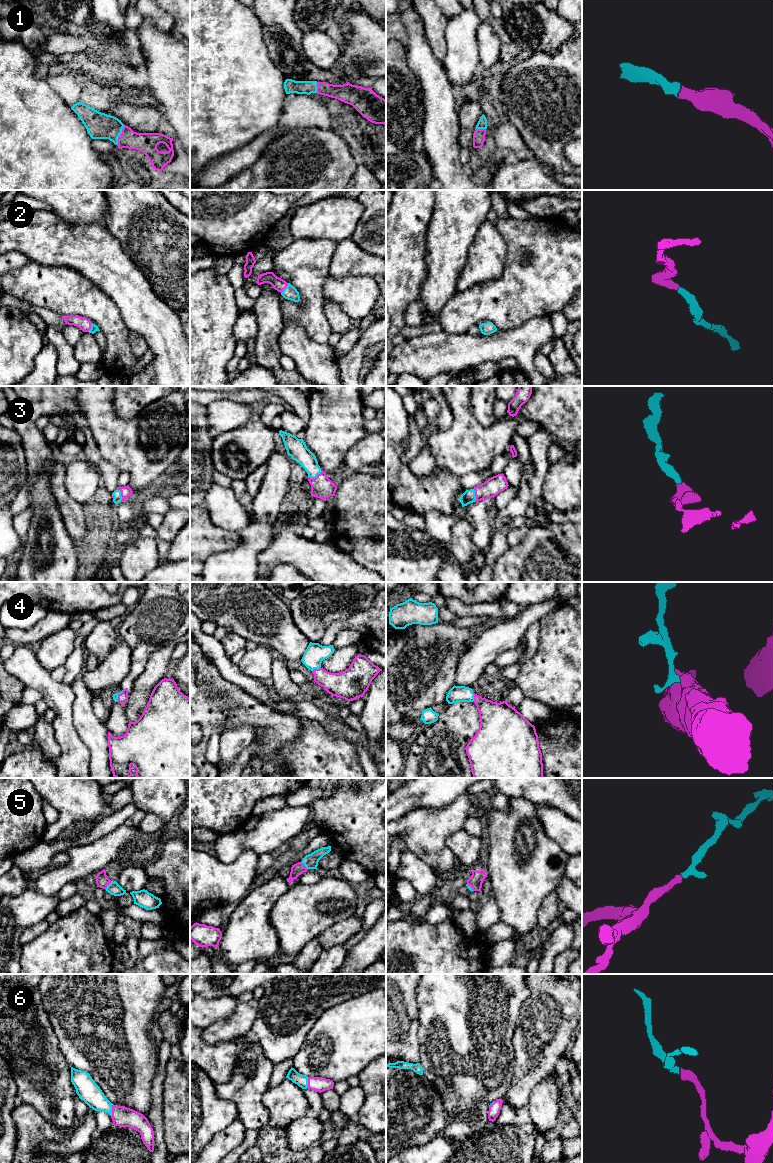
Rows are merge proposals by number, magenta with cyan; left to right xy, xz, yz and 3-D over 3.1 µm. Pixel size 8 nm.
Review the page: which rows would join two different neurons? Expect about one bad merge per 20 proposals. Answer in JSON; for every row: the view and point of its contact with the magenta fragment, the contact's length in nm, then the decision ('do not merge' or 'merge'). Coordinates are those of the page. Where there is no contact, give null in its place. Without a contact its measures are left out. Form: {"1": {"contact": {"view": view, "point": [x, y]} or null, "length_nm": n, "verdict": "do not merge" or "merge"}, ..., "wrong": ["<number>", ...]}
{"1": {"contact": {"view": "xy", "point": [120, 135]}, "length_nm": 170, "verdict": "merge"}, "2": {"contact": {"view": "xz", "point": [285, 287]}, "length_nm": 110, "verdict": "merge"}, "3": {"contact": {"view": "xz", "point": [316, 477]}, "length_nm": 130, "verdict": "merge"}, "4": {"contact": {"view": "xz", "point": [316, 669]}, "length_nm": 80, "verdict": "merge"}, "5": {"contact": {"view": "xy", "point": [108, 884]}, "length_nm": 90, "verdict": "merge"}, "6": {"contact": {"view": "xy", "point": [112, 1110]}, "length_nm": 110, "verdict": "merge"}, "wrong": []}

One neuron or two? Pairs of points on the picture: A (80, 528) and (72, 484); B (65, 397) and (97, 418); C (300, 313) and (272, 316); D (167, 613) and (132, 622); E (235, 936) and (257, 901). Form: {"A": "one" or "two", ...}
{"A": "two", "B": "two", "C": "two", "D": "one", "E": "one"}

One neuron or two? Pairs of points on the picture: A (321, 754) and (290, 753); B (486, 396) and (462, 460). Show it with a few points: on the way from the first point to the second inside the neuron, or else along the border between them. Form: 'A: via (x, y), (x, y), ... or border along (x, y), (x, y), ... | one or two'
A: via (313, 754), (298, 754) | one
B: border along (469, 401), (472, 414), (484, 426), (494, 422) | two

